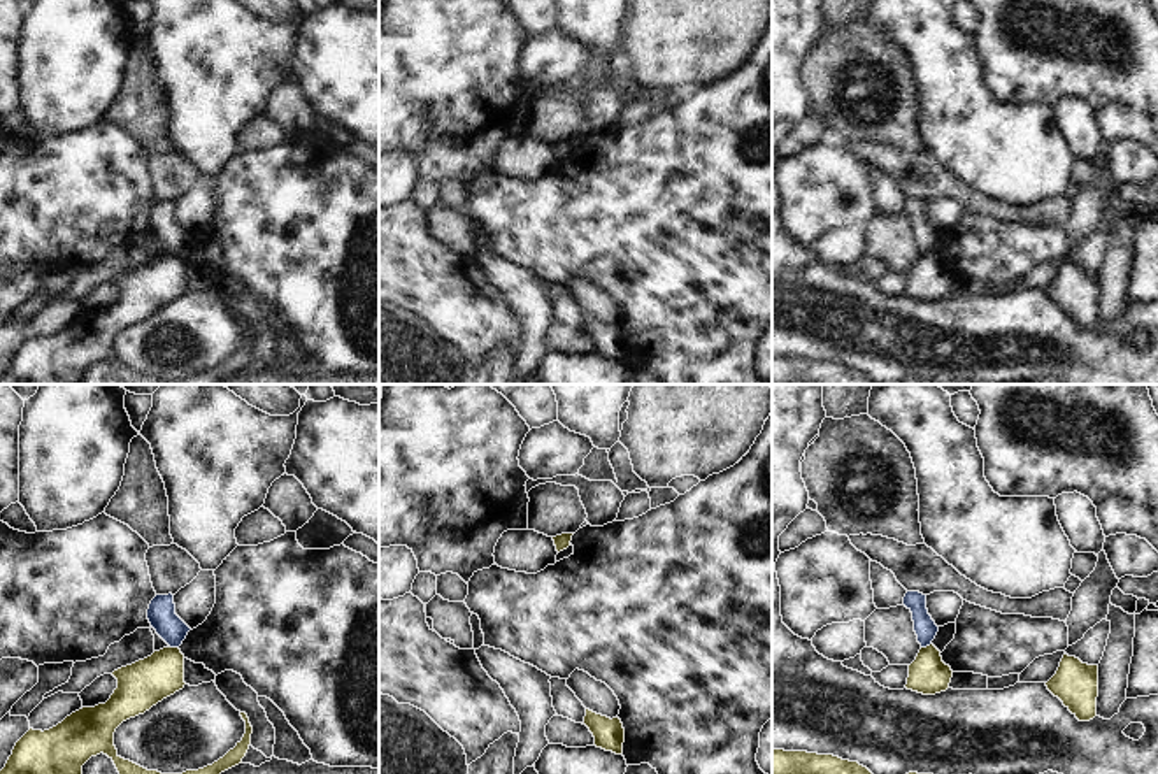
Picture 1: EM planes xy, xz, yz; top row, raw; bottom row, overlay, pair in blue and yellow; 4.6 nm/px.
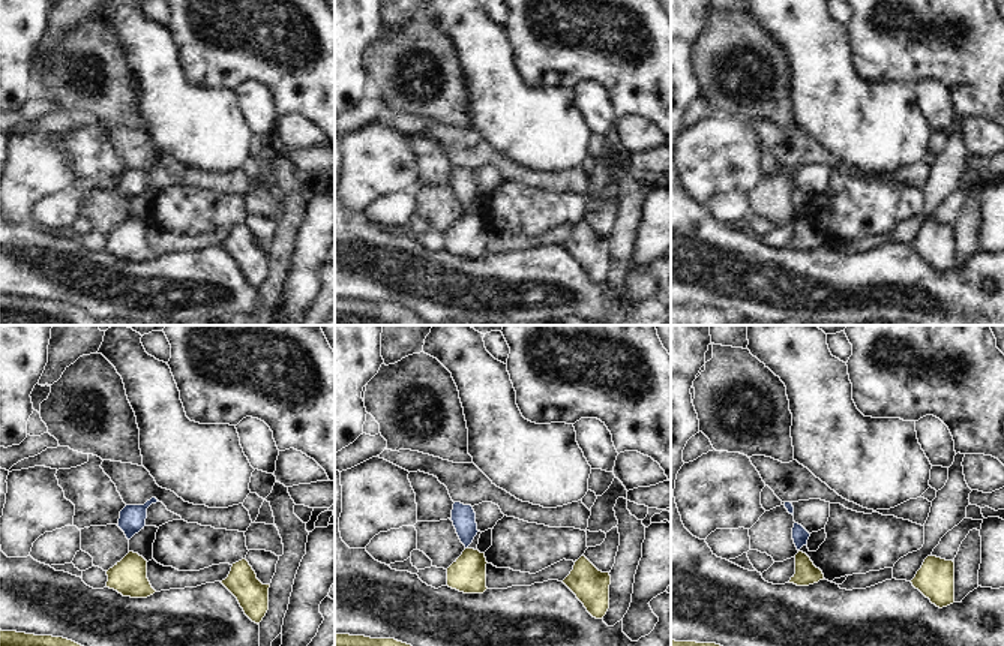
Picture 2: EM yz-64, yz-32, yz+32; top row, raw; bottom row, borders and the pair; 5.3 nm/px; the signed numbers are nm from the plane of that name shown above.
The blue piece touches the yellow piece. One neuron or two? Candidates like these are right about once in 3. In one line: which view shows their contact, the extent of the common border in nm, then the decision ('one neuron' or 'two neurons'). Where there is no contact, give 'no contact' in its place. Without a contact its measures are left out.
contact in xy; length 50 nm; two neurons

